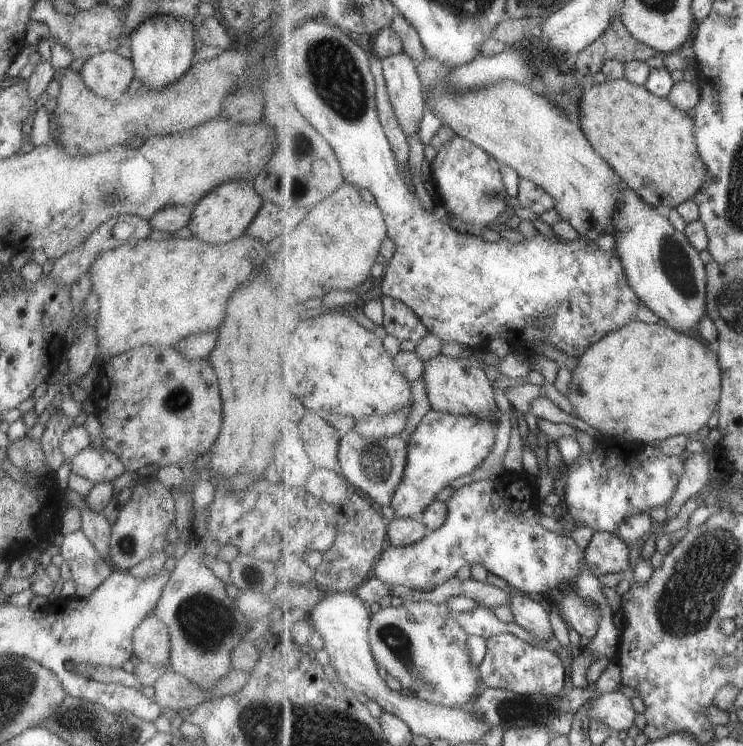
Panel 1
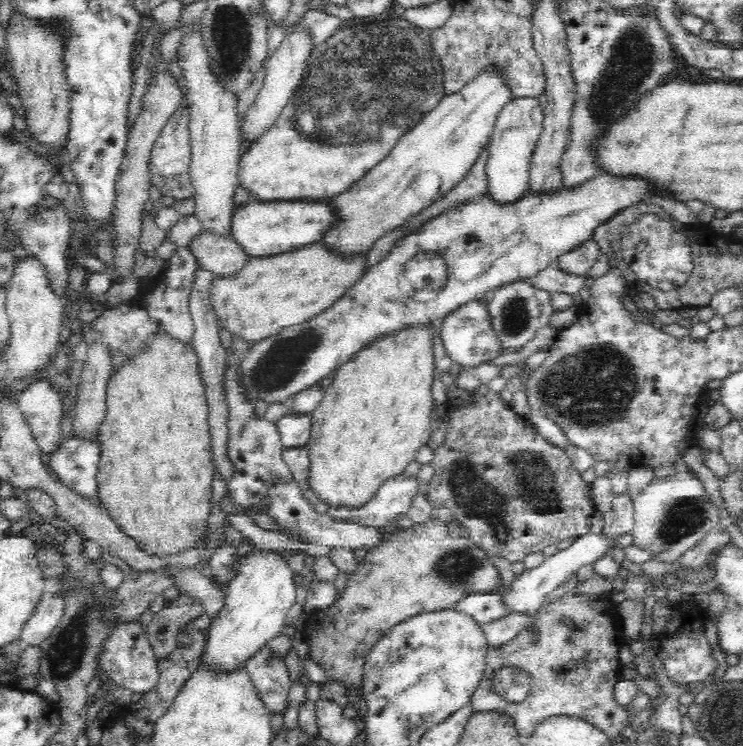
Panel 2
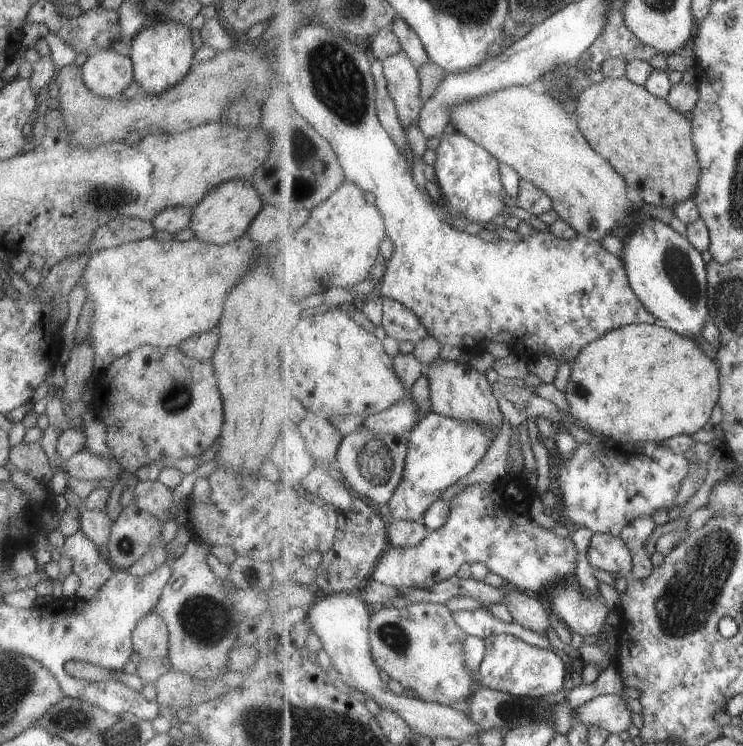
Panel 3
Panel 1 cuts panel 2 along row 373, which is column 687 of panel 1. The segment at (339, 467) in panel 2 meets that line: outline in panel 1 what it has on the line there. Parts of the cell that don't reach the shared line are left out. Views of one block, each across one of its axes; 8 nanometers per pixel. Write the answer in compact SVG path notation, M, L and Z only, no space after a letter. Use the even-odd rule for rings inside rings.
M641 321L632 322L609 333L605 338L602 338L597 344L588 347L587 352L580 357L581 364L572 373L573 380L569 384L569 394L566 394L568 400L571 402L574 409L574 415L582 419L589 426L595 428L598 434L603 436L613 436L623 444L641 443L651 444L656 443L675 435L694 435L699 432L703 426L711 420L711 416L718 411L718 406L722 395L722 370L720 367L720 360L716 351L711 349L707 343L701 343L697 338L687 336L687 334L675 330L666 324L647 324Z

